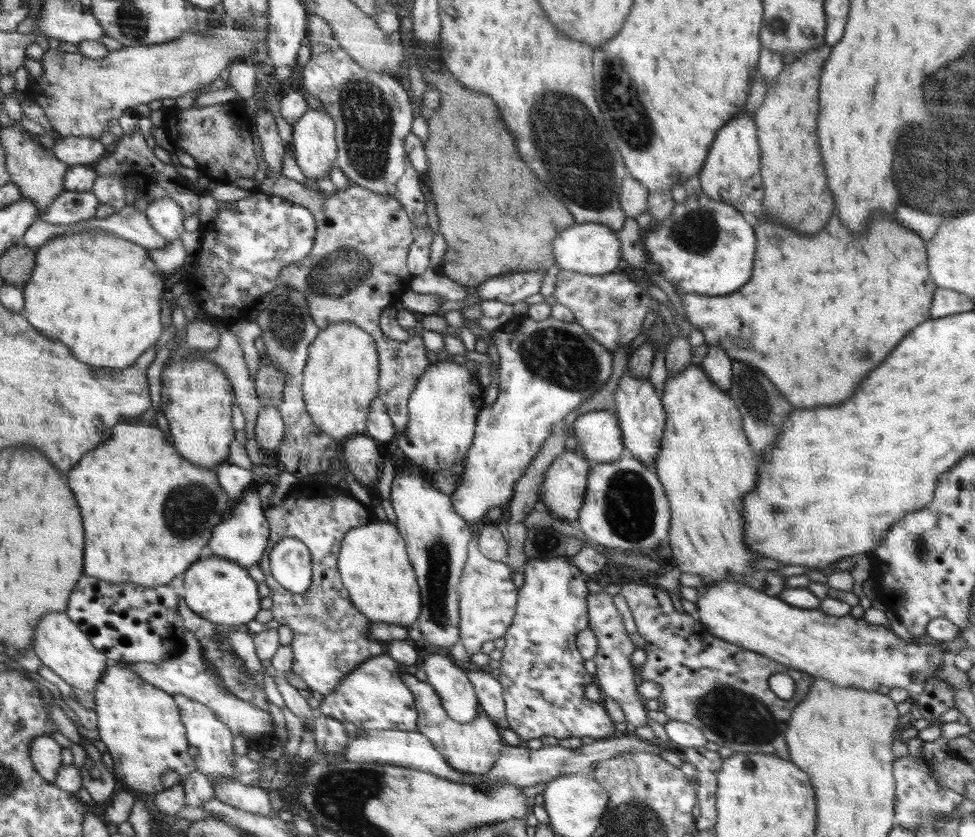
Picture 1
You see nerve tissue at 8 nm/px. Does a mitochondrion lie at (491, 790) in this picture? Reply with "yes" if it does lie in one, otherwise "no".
yes

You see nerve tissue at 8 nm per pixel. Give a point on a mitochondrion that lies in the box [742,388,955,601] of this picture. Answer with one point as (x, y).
(918, 547)

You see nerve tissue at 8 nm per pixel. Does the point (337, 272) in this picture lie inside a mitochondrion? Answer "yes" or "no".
yes

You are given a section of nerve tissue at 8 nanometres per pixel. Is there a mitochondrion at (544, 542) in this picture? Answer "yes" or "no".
yes

